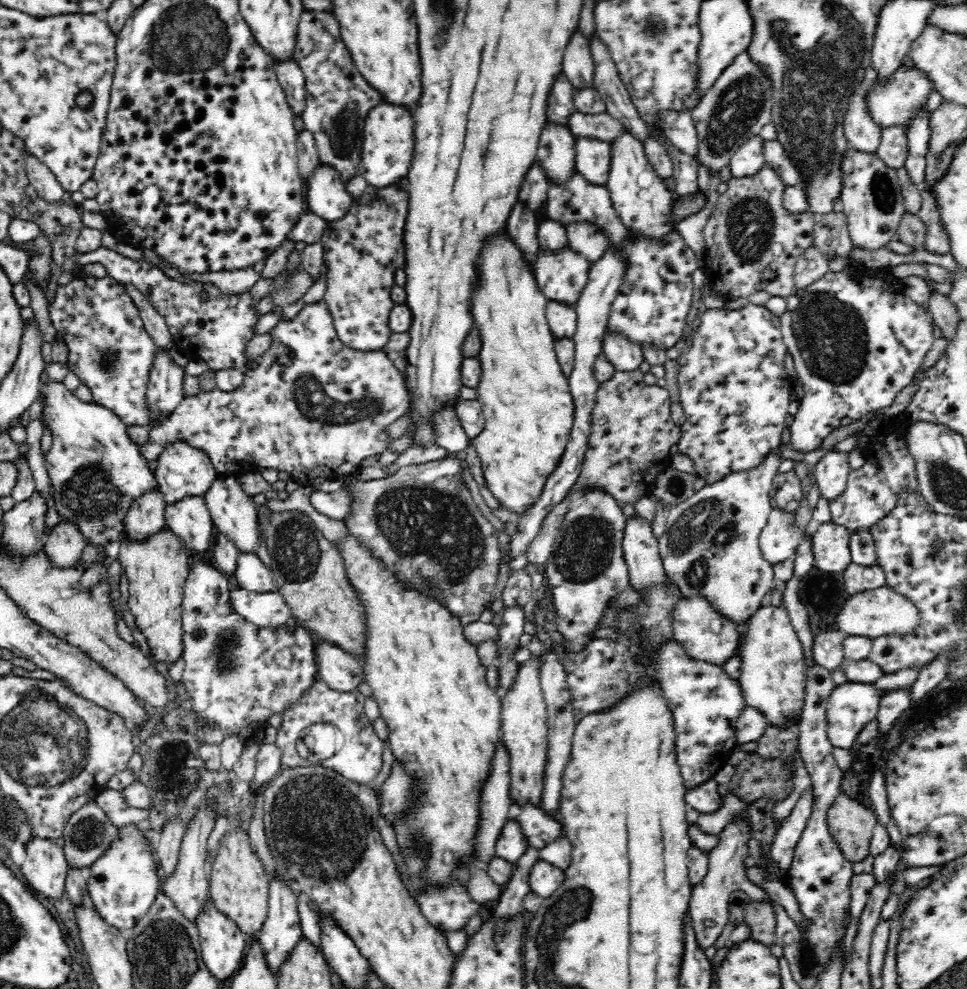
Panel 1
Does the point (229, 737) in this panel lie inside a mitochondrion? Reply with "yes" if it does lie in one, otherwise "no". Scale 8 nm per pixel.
no

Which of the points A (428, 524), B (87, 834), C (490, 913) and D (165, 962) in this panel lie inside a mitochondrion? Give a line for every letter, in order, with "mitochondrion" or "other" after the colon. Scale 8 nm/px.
A: mitochondrion
B: mitochondrion
C: other
D: mitochondrion

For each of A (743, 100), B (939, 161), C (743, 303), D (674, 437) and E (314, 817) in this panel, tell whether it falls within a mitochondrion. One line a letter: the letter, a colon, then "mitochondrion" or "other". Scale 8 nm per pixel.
A: mitochondrion
B: mitochondrion
C: other
D: other
E: mitochondrion

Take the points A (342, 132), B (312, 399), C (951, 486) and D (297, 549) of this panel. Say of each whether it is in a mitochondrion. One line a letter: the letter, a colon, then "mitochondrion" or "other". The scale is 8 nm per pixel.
A: mitochondrion
B: mitochondrion
C: mitochondrion
D: mitochondrion

